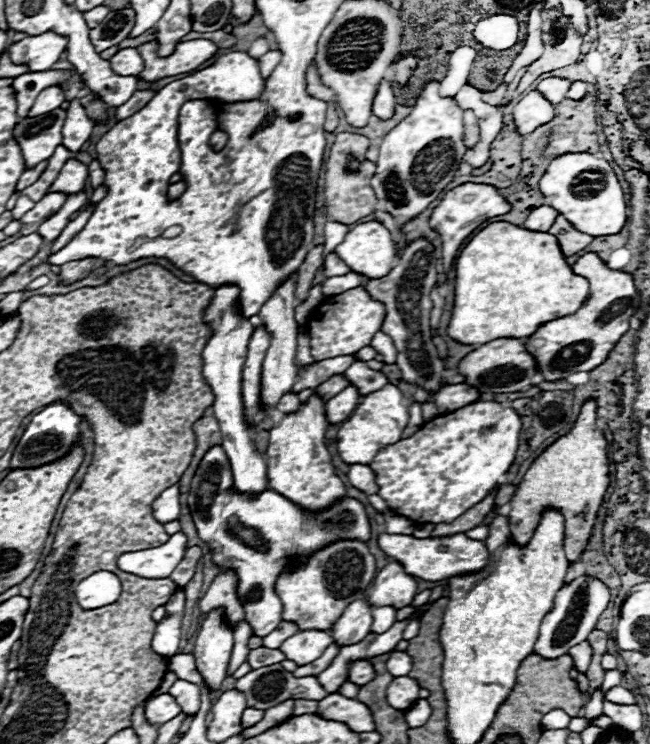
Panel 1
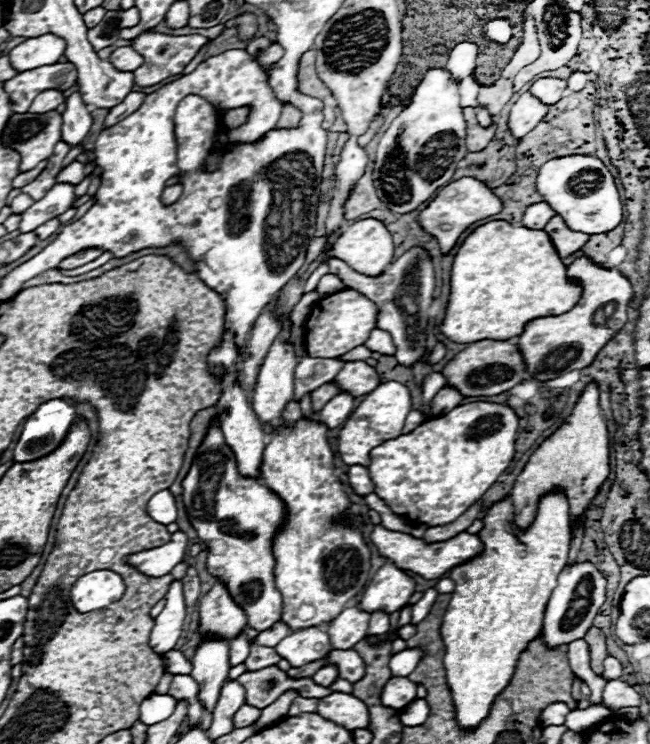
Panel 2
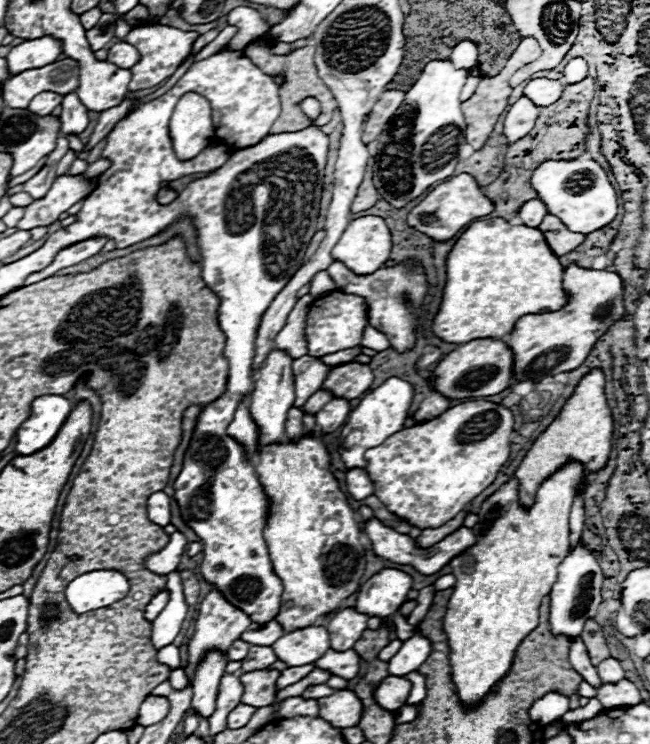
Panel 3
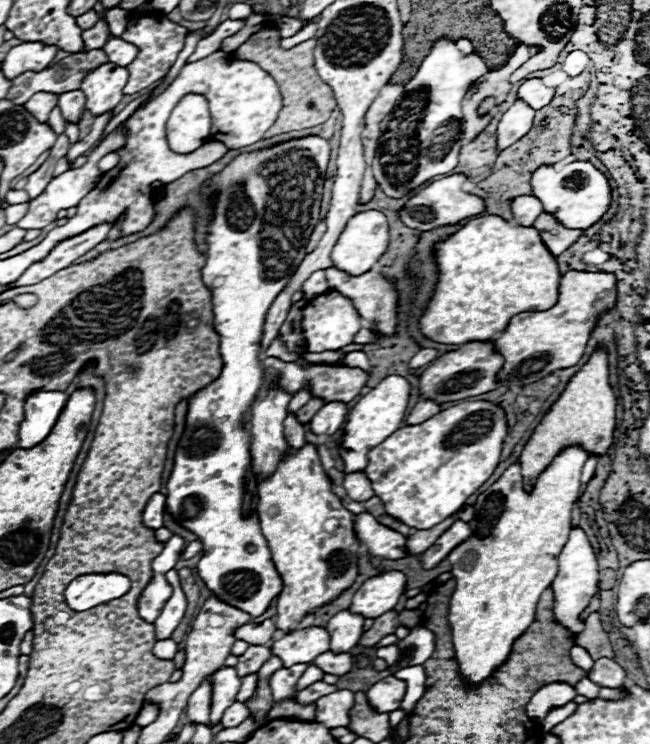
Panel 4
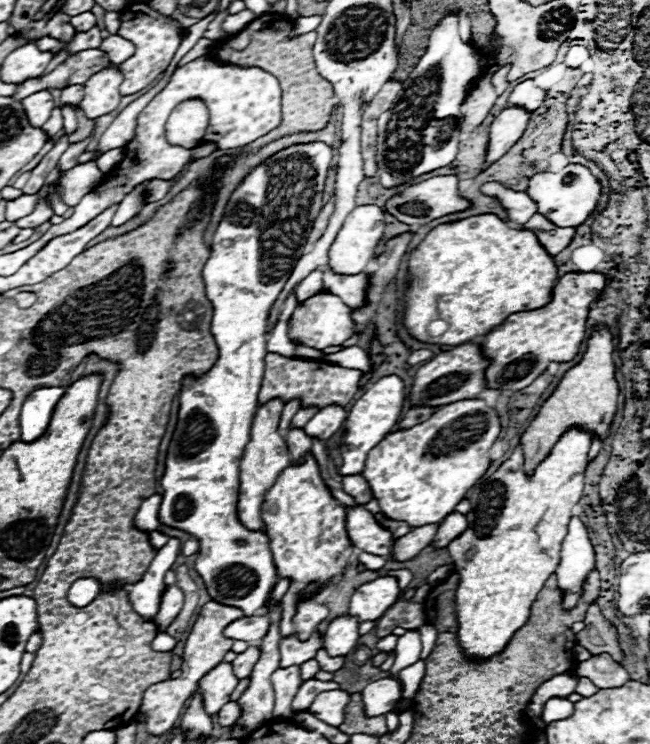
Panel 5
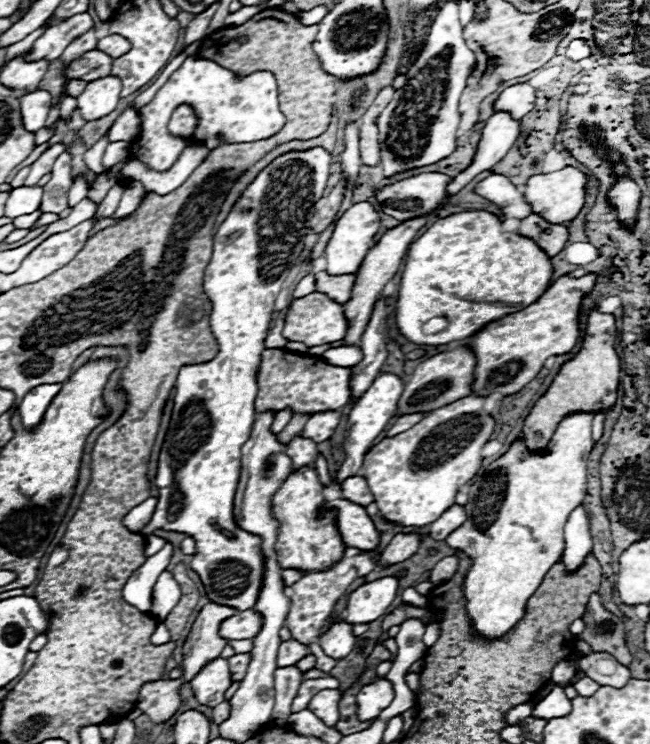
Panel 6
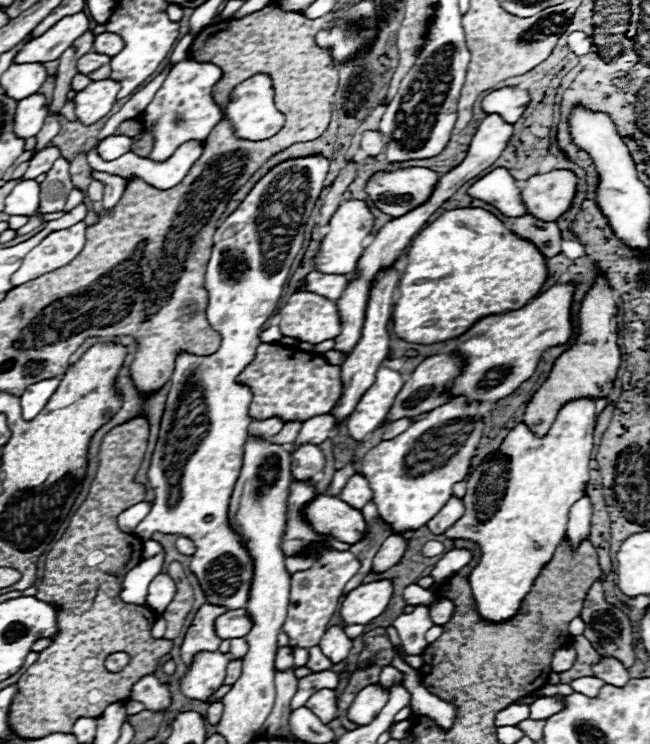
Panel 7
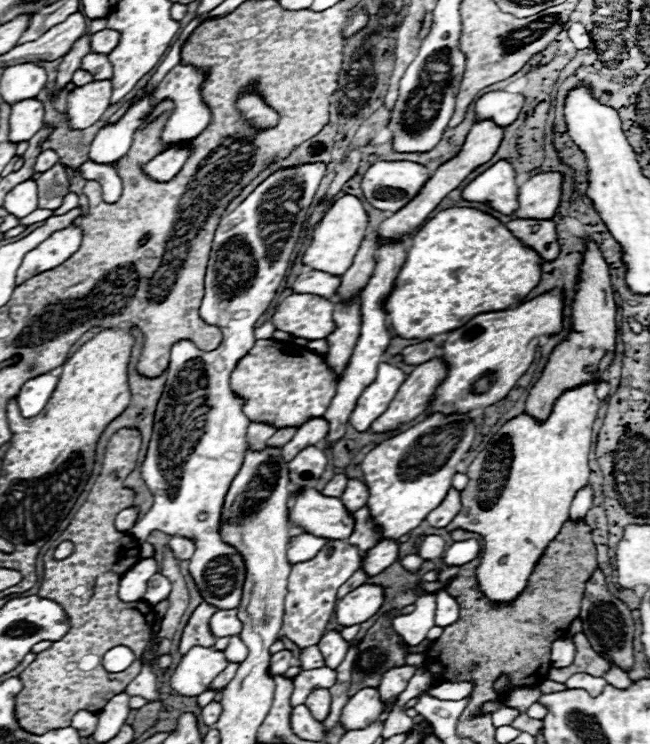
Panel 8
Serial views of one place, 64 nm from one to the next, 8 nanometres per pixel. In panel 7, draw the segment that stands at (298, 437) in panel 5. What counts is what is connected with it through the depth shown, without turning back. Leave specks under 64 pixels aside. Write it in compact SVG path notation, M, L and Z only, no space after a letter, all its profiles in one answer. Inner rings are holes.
M302 444L292 452L292 476L298 480L314 478L322 472L326 460L316 444Z

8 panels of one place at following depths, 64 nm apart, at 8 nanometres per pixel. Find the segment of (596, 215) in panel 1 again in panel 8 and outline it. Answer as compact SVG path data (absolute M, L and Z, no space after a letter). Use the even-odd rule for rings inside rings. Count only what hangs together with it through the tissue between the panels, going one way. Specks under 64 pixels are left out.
M544 172L532 176L526 184L518 190L518 204L516 218L536 218L536 220L550 220L554 218L562 192L560 186L564 182L564 174L560 172Z

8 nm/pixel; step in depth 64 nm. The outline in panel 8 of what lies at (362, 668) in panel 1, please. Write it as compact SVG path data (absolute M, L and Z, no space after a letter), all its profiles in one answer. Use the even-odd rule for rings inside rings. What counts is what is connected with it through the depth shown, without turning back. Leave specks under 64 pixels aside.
M310 646L310 650L304 650L298 664L300 664L304 670L314 670L314 668L326 666L326 664L324 664L324 658L322 658L322 654L320 654L320 650L318 650L318 646Z

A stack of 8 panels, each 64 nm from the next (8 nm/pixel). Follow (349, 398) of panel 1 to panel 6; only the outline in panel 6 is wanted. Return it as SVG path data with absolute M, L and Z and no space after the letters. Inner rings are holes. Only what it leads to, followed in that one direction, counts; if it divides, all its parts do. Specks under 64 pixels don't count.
M326 410L326 414L312 414L302 430L302 436L314 438L314 442L324 442L334 434L340 420L342 420L342 414L334 410Z

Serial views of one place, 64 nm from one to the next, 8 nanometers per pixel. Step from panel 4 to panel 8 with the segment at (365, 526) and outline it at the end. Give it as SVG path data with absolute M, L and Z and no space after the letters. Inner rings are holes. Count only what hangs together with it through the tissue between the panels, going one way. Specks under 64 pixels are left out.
M304 488L302 496L294 498L294 506L288 512L288 518L294 526L300 526L304 532L310 532L314 536L324 536L324 538L342 538L348 540L354 532L354 516L346 510L346 506L342 506L340 498L330 498L330 496L322 496L318 490L312 488Z

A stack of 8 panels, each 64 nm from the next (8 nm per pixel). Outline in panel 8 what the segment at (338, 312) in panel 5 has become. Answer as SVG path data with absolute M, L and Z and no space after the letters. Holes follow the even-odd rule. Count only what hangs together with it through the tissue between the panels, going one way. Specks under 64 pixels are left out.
M292 294L288 296L284 302L280 302L276 306L276 312L272 316L272 322L278 330L288 332L296 338L304 338L304 340L324 340L326 336L330 336L330 332L336 330L334 320L332 320L332 312L334 312L334 304L322 296L316 294Z

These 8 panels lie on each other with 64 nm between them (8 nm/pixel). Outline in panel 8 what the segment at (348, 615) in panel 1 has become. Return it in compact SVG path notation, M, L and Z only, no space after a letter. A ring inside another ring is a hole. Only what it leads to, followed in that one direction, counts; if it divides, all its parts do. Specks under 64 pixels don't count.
M330 630L322 636L322 642L318 642L318 648L322 652L322 656L326 658L326 666L328 668L338 668L338 664L344 660L344 656L348 654L350 642L346 642L340 632Z

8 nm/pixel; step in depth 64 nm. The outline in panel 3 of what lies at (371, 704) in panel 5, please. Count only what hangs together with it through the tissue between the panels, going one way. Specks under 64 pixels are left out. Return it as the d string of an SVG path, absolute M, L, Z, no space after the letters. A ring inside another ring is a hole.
M390 676L386 678L374 692L376 702L384 708L384 710L398 710L406 704L408 696L410 696L412 684L406 678L398 678L398 676Z

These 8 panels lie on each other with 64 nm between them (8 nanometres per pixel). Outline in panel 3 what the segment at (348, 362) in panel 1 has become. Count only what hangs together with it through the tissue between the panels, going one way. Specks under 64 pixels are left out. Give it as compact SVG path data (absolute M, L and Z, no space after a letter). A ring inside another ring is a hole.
M302 356L294 360L292 370L294 370L294 382L296 382L296 400L294 406L304 406L310 394L320 390L322 382L328 378L328 372L334 366L324 364L320 358L314 356Z

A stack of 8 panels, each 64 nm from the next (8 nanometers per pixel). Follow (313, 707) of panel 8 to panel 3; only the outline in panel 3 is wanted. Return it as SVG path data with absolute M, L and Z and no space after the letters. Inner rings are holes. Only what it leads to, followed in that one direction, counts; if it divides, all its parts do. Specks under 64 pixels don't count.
M336 690L332 696L318 698L320 718L338 728L358 726L362 718L362 702L352 690Z

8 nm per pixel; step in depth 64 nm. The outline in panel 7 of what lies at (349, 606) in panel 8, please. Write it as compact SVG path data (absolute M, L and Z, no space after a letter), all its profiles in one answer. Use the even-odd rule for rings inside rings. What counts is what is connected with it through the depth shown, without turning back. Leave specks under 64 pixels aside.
M378 580L370 584L360 584L352 592L346 594L340 616L346 624L368 624L376 616L380 616L390 598L392 598L394 586L390 580Z

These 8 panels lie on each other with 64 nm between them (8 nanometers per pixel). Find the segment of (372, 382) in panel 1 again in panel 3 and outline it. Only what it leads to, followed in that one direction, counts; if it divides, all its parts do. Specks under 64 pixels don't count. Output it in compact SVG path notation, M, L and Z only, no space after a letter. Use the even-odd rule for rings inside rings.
M348 362L348 364L336 366L330 372L330 376L324 380L322 388L332 390L334 396L352 400L352 398L358 398L360 394L364 394L366 390L370 390L372 382L374 382L374 374L368 364Z

